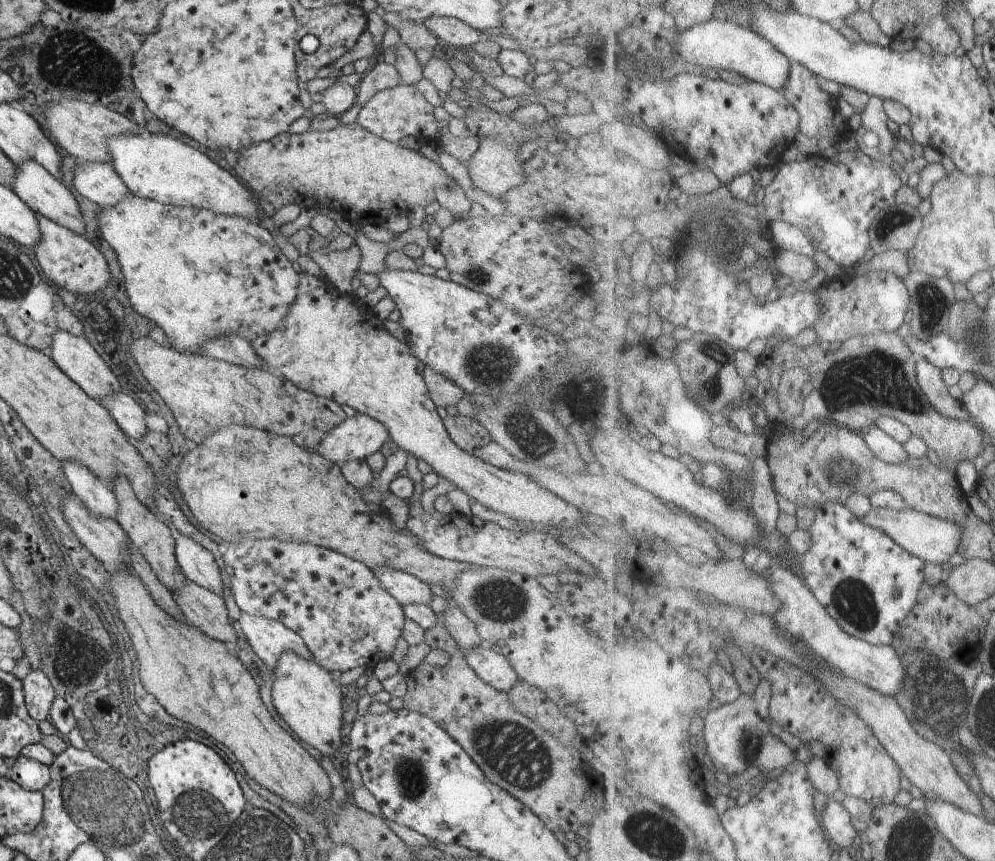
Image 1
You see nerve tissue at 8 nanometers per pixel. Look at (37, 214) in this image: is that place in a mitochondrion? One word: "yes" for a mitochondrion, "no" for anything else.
no

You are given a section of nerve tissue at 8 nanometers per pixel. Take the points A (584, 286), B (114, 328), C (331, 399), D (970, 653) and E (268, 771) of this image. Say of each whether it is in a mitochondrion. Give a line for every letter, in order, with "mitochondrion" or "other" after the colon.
A: other
B: other
C: other
D: mitochondrion
E: other

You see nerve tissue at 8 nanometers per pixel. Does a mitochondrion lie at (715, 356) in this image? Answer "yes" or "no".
yes

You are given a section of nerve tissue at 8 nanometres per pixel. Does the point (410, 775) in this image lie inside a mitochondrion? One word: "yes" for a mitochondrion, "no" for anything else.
yes

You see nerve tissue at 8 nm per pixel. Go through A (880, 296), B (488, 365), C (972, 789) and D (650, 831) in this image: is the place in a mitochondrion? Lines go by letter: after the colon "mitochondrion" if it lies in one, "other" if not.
A: other
B: mitochondrion
C: other
D: mitochondrion

